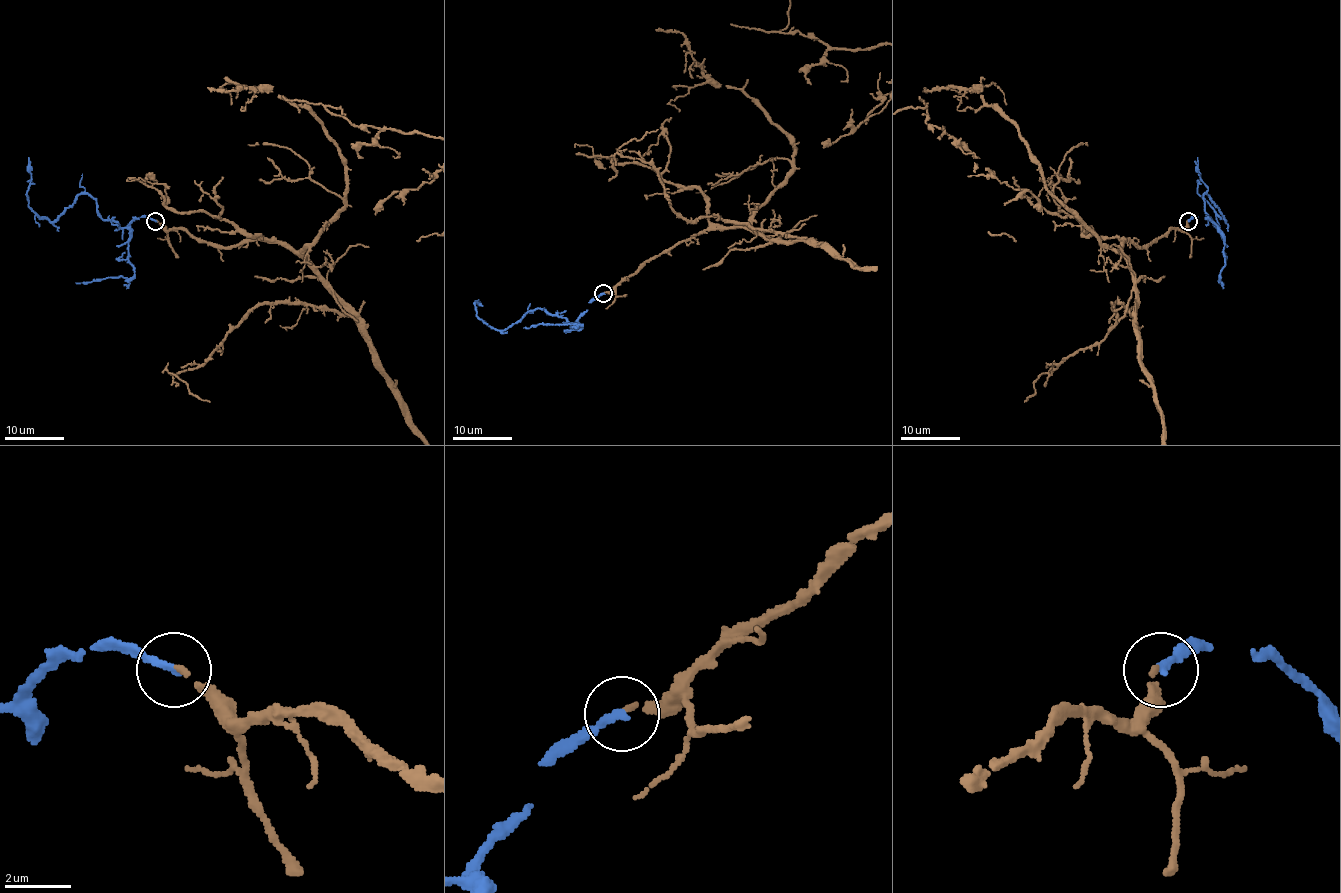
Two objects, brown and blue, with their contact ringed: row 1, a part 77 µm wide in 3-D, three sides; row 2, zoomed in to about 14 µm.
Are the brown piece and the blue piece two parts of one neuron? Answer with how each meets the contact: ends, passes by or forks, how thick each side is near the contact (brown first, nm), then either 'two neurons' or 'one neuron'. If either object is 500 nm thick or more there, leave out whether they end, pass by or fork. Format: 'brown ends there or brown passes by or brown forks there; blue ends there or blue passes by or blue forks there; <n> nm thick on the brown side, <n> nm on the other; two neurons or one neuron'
brown ends there; blue ends there; 120 nm thick on the brown side, 240 nm on the other; one neuron

